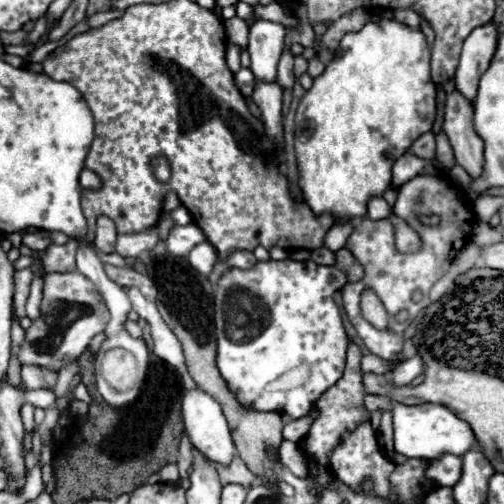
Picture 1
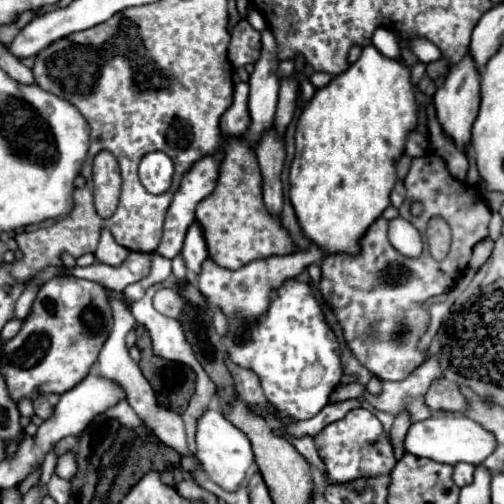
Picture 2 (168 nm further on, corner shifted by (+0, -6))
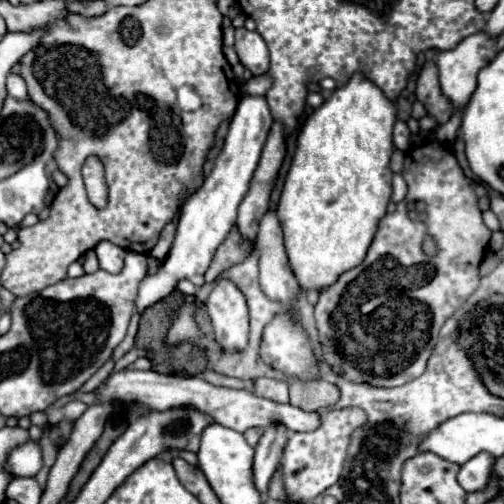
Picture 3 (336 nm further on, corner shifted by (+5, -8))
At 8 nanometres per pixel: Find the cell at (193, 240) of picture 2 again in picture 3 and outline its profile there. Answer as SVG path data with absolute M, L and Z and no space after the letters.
M266 96L240 98L234 118L230 122L228 136L224 140L224 148L222 148L220 156L216 158L210 176L182 206L182 216L178 220L176 238L174 238L170 254L162 262L162 268L158 270L158 274L146 276L140 282L138 298L134 302L136 312L142 312L148 306L164 300L176 288L176 282L182 278L188 278L196 286L204 284L204 272L208 270L216 248L222 244L222 240L226 238L226 234L230 232L230 228L236 222L236 210L248 192L250 178L252 178L254 170L258 168L260 152L264 148L264 142L268 138L272 122L274 122L274 118L272 118Z

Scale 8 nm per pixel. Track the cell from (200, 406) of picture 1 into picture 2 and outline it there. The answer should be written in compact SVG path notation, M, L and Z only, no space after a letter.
M213 408L205 410L197 422L197 458L207 476L227 492L235 492L245 482L245 476L253 466L253 450L249 438L237 426L233 426L221 410Z

